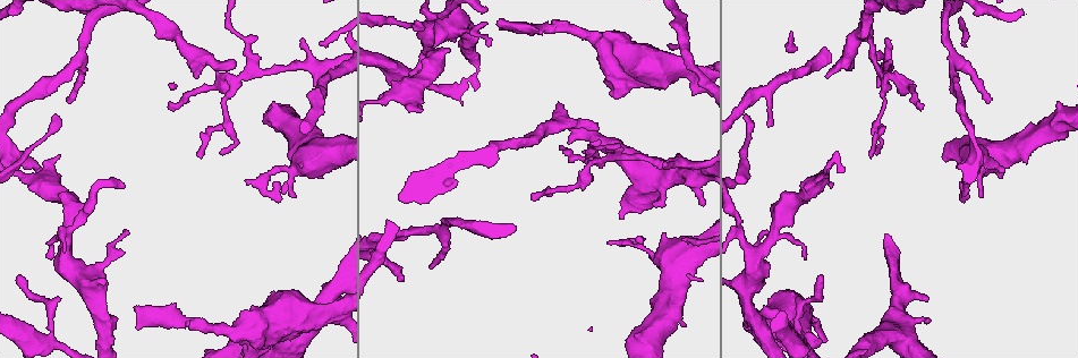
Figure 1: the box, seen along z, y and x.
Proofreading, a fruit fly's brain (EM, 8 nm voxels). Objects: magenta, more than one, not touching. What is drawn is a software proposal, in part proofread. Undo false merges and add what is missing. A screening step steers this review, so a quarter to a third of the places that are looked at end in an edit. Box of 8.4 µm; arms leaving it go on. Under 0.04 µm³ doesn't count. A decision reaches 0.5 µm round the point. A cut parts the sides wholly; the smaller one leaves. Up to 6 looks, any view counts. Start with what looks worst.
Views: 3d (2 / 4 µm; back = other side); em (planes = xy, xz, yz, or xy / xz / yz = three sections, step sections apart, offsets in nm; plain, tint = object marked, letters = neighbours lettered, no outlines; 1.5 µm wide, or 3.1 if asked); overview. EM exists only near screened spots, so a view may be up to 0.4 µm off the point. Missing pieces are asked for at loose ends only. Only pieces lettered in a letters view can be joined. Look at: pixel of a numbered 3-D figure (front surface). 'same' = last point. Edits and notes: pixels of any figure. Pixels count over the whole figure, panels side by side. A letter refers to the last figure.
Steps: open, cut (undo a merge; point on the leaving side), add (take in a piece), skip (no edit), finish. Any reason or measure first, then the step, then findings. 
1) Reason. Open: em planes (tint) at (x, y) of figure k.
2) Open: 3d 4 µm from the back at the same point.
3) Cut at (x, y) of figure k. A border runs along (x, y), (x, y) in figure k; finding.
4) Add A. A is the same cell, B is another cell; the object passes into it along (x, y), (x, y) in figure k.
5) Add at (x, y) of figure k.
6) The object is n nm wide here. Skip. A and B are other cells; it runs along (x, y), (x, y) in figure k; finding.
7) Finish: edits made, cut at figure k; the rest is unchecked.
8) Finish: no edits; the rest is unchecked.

A fork. Open: em xz step 4 (tint) at (879, 71) of figure 1.

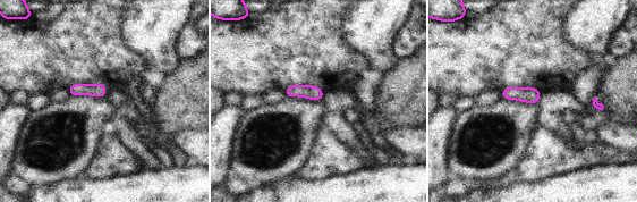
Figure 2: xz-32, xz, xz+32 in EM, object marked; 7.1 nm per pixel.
Another direction. Open: em planes (tint) at the same point.

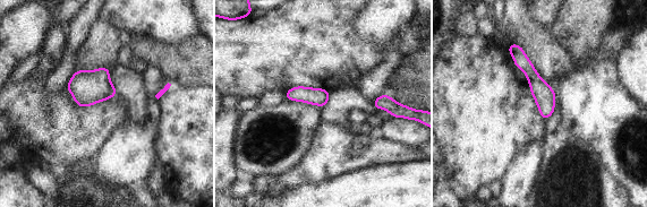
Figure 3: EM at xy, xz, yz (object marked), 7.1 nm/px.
What lies round it. Open: em planes (letters) at the same point.

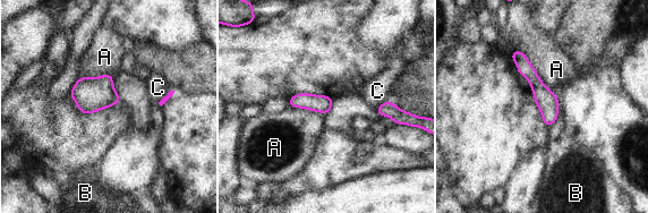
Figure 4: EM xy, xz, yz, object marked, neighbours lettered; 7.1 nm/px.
The longest contact is with A, 400 nm. Skip. A, B and C are other cells; it runs along (514, 53), (548, 104), (548, 122) in figure 4; all the same neuron.

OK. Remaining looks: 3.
Open: 3d 2 µm at (51, 258) of figure 1.

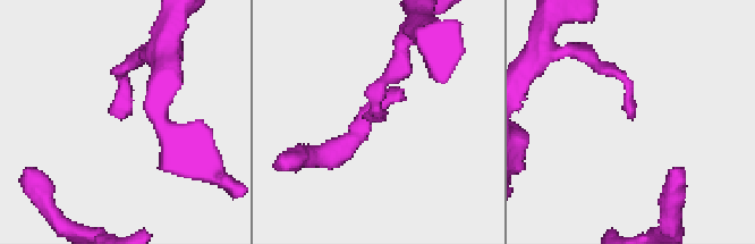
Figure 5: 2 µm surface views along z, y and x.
Shape alone is not enough. Open: em planes (letters) at (631, 120) of figure 5.

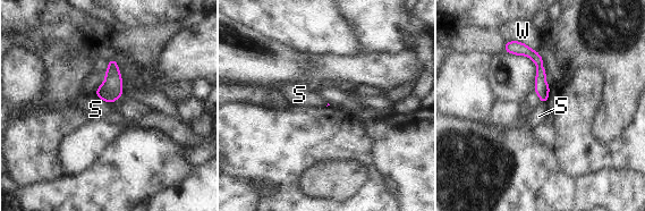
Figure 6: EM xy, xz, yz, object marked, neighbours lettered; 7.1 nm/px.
Skip. S and W are other cells; it runs along (509, 47), (539, 61), (543, 100) in figure 6; none of them fits.

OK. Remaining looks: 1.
Finish: no edits; the rest is unchecked.

